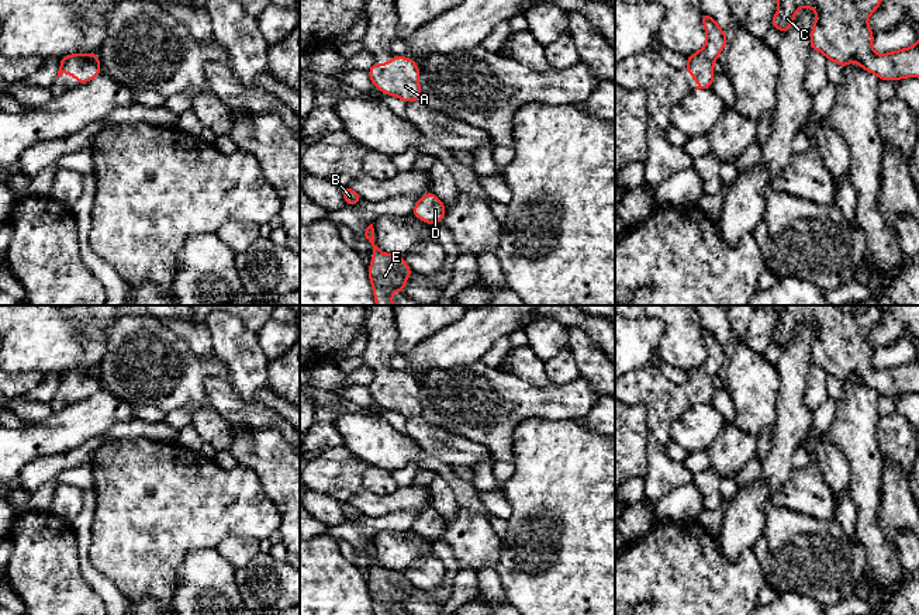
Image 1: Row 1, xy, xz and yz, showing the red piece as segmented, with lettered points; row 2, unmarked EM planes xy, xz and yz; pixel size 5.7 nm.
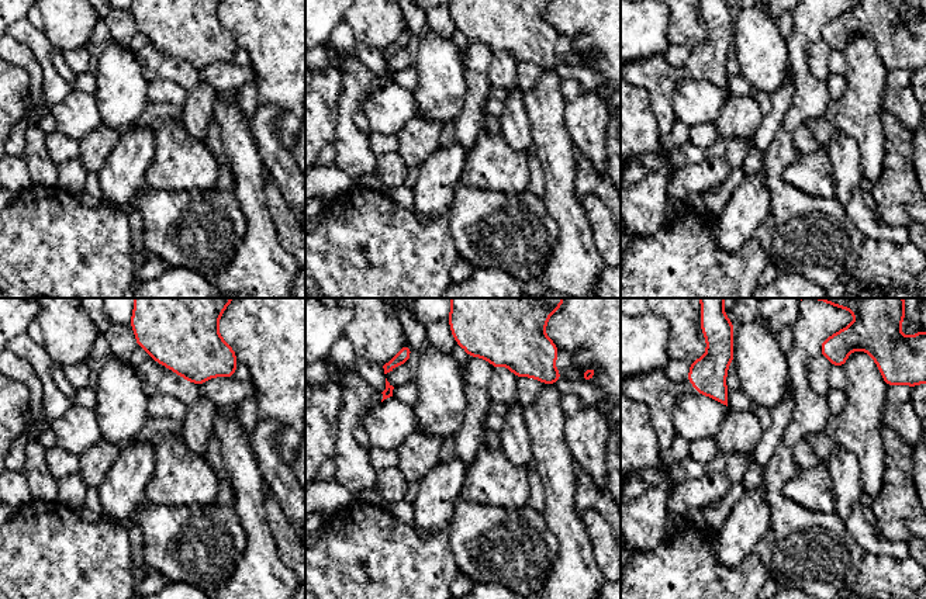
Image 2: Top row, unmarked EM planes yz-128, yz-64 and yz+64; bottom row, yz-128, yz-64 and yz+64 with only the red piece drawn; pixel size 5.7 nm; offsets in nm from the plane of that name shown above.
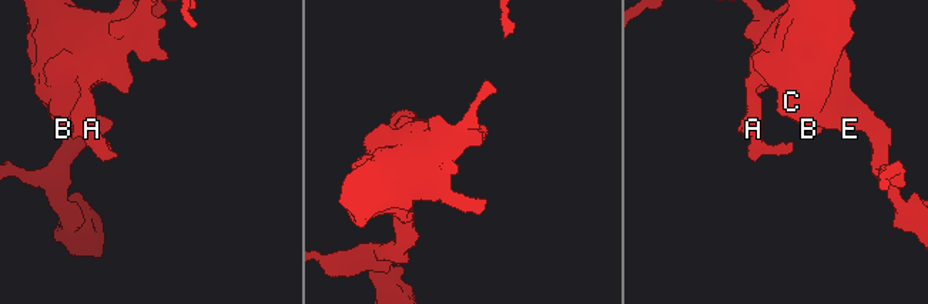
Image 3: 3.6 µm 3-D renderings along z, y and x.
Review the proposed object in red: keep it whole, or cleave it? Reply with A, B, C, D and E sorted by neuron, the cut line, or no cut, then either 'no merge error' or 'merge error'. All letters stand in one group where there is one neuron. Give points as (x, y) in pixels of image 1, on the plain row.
A B C D E; no cut; no merge error

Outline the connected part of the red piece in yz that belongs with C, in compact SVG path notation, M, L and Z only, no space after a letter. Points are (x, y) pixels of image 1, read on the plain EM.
M756 305L760 310L771 310L778 314L778 326L774 329L770 342L784 349L794 339L795 328L799 324L811 322L816 335L811 346L811 366L822 367L828 376L844 383L853 376L863 386L874 388L880 395L901 395L919 393L919 355L915 360L889 369L878 370L873 364L874 348L867 339L868 332L882 318L885 305Z

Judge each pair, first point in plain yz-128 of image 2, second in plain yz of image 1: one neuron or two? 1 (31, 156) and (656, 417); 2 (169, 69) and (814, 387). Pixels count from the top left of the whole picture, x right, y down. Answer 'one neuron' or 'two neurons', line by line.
1: one neuron
2: one neuron

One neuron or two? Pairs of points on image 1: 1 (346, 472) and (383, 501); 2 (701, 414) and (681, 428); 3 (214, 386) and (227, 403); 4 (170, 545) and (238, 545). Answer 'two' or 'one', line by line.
1: one
2: one
3: one
4: two

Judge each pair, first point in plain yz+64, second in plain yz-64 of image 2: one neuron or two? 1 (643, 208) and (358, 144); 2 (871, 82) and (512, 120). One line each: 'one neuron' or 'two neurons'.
1: one neuron
2: two neurons

